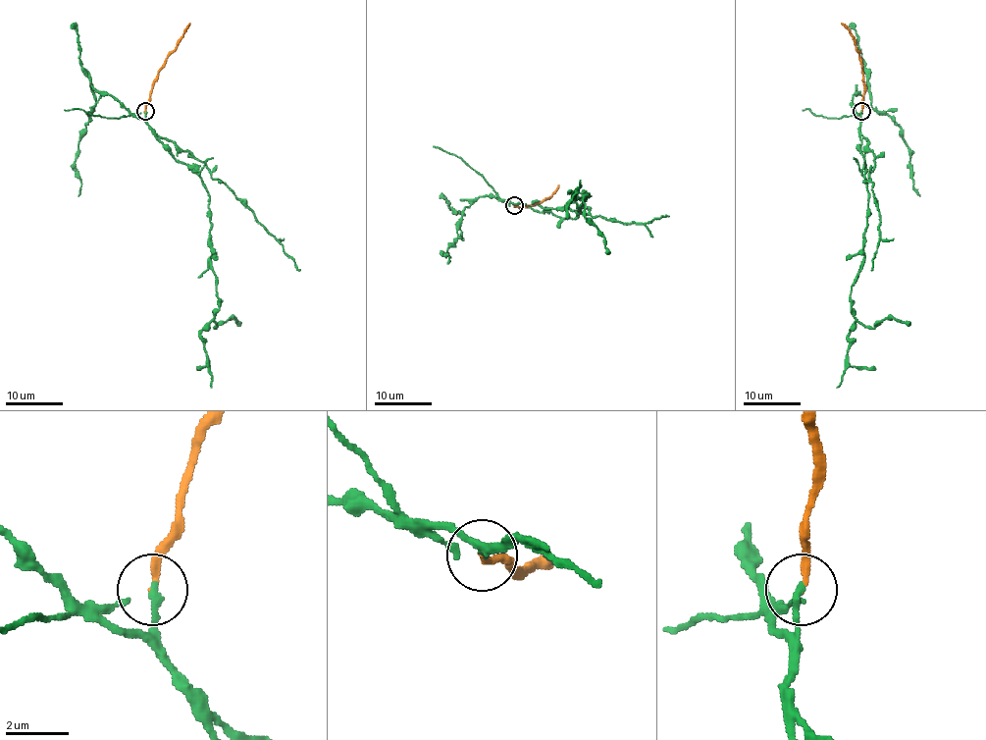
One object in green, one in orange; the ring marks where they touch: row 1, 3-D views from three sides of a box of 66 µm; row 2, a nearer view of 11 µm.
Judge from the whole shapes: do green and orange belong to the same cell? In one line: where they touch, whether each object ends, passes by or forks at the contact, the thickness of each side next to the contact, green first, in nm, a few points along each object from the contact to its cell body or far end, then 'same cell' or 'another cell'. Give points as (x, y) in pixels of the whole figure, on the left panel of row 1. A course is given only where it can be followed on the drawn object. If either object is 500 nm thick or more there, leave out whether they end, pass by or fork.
place (145, 111); green ends; orange ends; calibres 240 and 170 nm; course green (145, 111), (152, 134), (201, 179), (210, 197), (210, 267), (218, 312), (199, 335), (207, 363), (199, 366); course orange (145, 111), (152, 81), (189, 23); another cell

